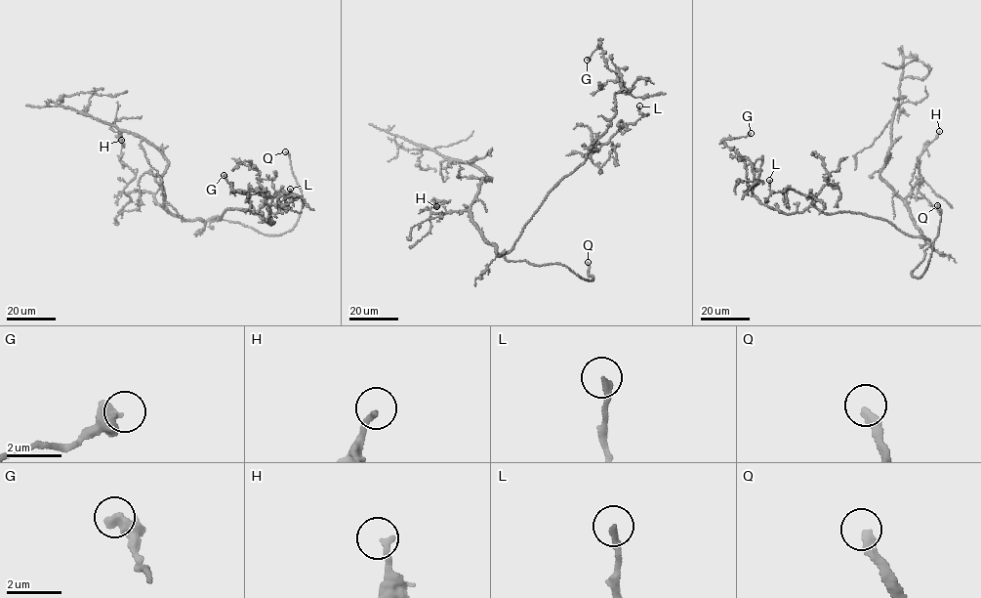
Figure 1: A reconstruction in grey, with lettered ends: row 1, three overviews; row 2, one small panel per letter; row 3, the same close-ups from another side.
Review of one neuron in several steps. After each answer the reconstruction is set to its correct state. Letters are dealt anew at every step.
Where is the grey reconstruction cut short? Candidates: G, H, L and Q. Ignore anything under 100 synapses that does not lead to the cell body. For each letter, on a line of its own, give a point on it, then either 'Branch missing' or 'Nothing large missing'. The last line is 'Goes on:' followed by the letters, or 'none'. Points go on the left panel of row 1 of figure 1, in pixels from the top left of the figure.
G: Place: (224, 175). Nothing large missing
H: Place: (121, 140). Nothing large missing
L: Place: (290, 189). Nothing large missing
Q: Place: (285, 151). Branch missing
Goes on: Q

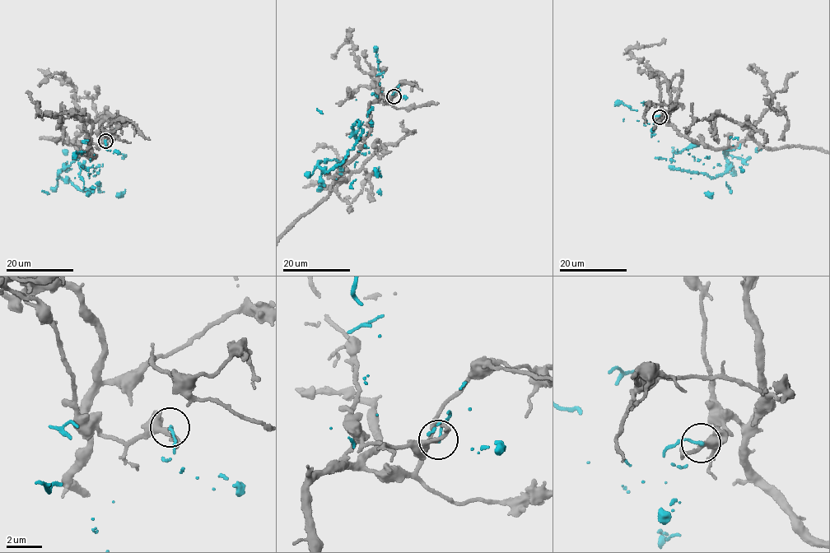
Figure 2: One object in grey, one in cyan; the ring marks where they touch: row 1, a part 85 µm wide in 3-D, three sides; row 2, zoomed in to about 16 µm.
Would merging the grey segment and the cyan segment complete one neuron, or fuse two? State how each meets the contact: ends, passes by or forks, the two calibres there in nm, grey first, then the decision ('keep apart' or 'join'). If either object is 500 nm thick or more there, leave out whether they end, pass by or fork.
grey passes by; cyan ends; calibres 260 and 130 nm; keep apart

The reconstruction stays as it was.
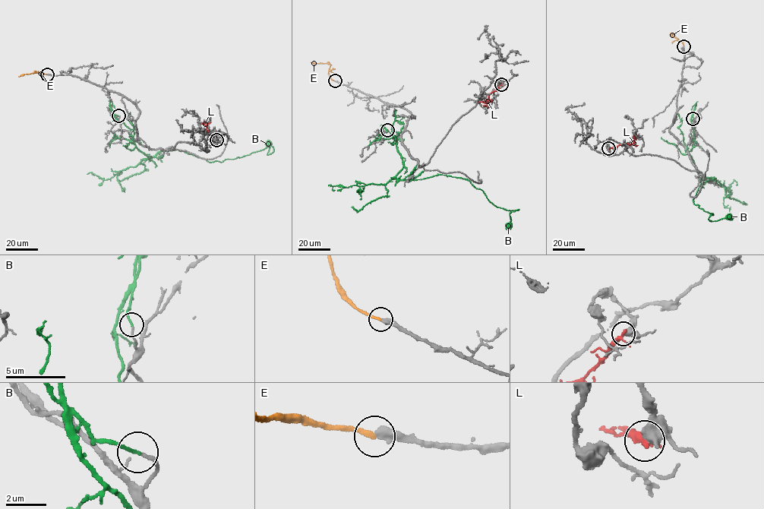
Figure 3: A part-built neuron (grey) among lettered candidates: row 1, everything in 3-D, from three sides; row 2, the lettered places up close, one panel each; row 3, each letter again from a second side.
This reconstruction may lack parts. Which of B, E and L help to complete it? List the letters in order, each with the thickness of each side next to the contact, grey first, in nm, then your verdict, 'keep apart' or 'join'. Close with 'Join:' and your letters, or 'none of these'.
B: 150/160 nm | keep apart
E: 440/220 nm | join
L: 600/280 nm | keep apart
Join: E

